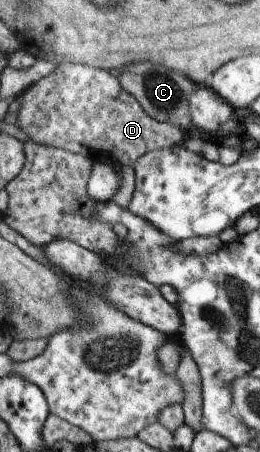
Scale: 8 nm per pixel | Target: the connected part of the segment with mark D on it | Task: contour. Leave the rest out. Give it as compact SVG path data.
M81 63L57 65L56 71L31 85L17 98L21 101L21 107L16 125L25 135L29 135L31 142L81 154L90 158L93 163L133 166L140 156L159 149L182 145L188 137L181 127L152 119L143 110L139 101L125 91L119 85L119 79L113 77L109 71Z

